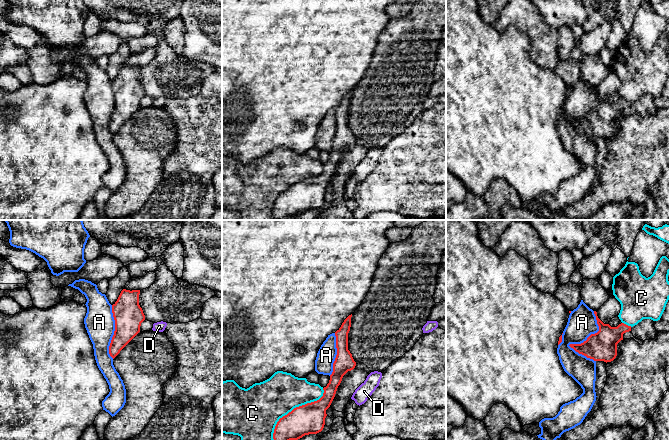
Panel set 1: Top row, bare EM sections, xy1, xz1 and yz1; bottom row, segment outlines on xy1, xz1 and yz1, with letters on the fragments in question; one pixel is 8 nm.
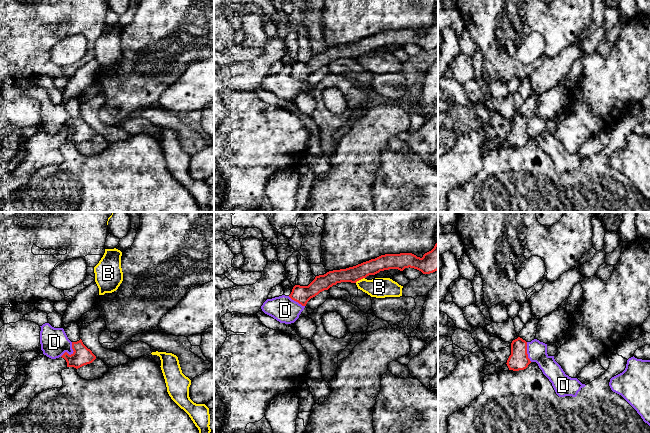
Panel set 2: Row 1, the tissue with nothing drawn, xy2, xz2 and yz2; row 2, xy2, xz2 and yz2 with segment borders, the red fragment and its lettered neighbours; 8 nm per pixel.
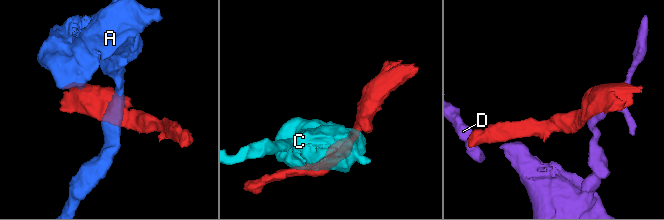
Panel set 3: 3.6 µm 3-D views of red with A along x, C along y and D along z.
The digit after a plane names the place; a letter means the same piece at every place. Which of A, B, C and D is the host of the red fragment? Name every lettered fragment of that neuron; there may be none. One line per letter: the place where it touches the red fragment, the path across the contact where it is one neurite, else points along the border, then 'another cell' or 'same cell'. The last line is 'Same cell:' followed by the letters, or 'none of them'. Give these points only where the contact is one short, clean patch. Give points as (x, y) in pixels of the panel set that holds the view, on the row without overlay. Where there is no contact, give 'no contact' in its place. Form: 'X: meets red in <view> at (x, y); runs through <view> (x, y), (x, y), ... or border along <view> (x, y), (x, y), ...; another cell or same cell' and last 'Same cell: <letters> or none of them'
A: meets red in yz1 at (581, 119); another cell
B: meets red in xz2 at (359, 55); border along xz2 (364, 53), (355, 58); another cell
C: meets red in xz1 at (293, 185); another cell
D: meets red in xy2 at (71, 130); border along xy2 (72, 118), (73, 127), (70, 130), (64, 128), (60, 132); another cell
Same cell: none of them

